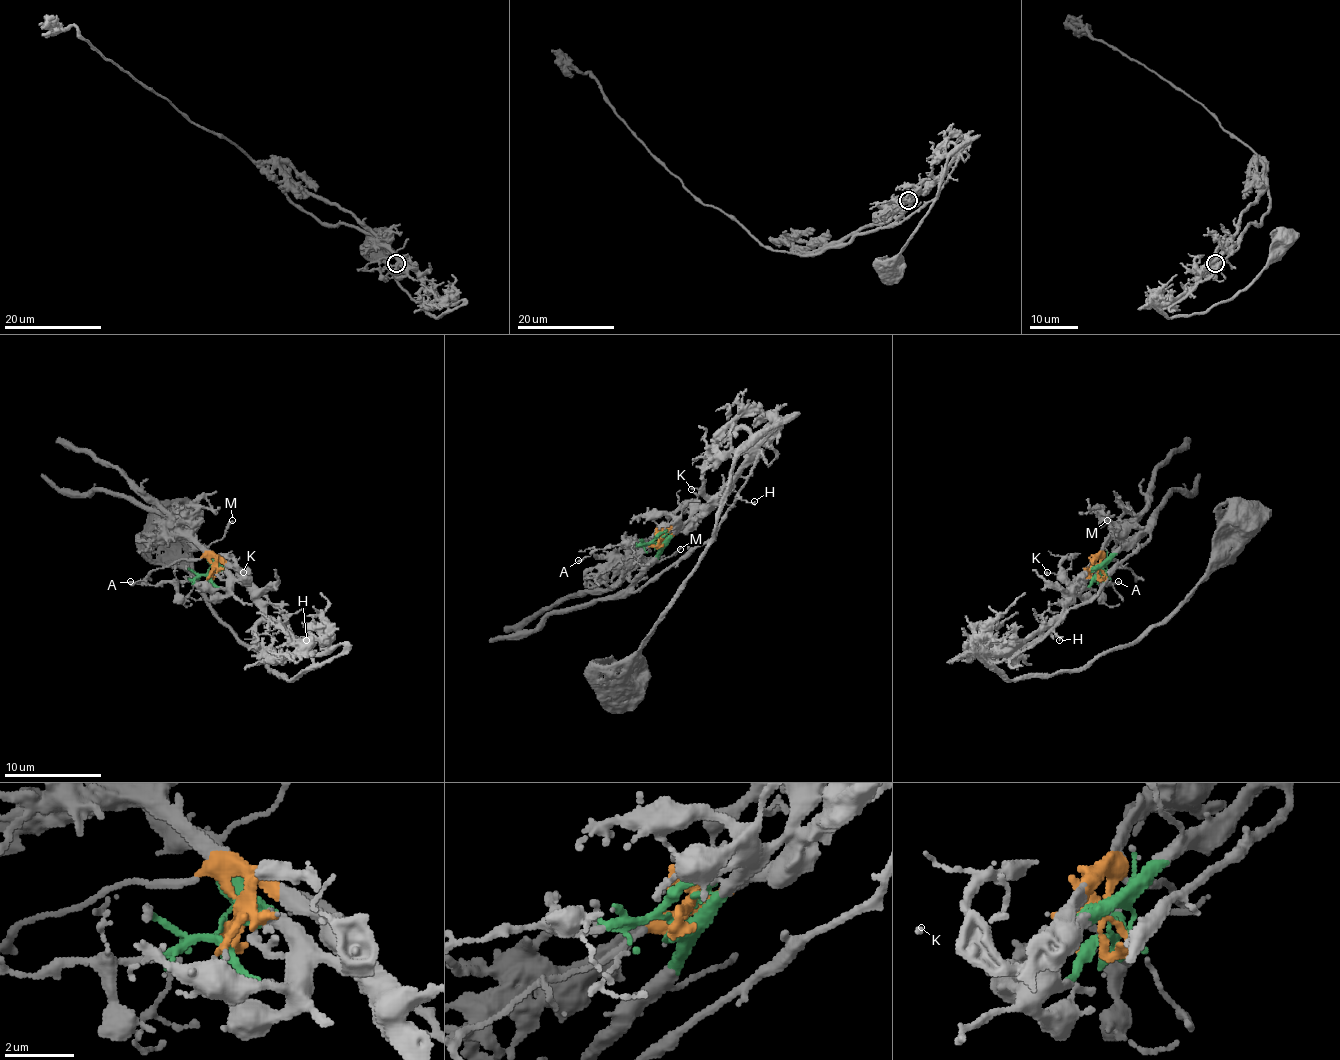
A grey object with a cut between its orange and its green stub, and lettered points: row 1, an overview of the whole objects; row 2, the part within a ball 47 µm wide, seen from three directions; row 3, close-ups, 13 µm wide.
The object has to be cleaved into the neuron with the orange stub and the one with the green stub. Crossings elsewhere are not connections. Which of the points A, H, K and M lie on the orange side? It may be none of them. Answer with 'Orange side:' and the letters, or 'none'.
Orange side: none

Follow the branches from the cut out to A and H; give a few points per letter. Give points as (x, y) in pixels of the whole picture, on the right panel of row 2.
A: (1101, 571), (1106, 586), (1118, 581)
H: (1101, 571), (1140, 532), (1150, 534), (1128, 559), (1121, 561), (1089, 600), (1074, 605), (1055, 627), (1060, 639)

